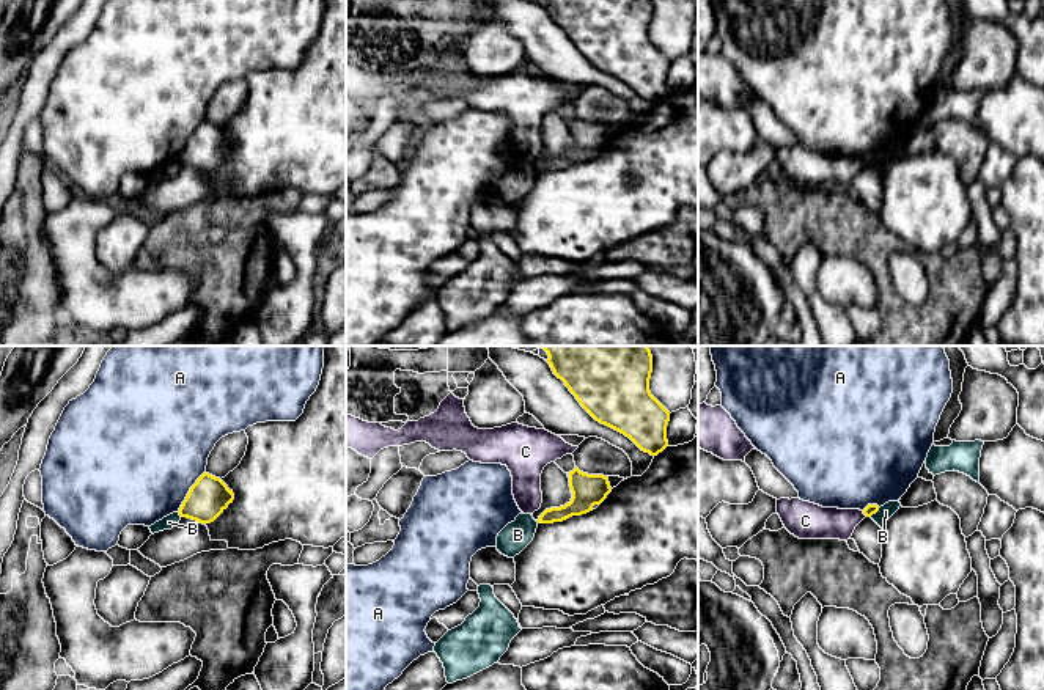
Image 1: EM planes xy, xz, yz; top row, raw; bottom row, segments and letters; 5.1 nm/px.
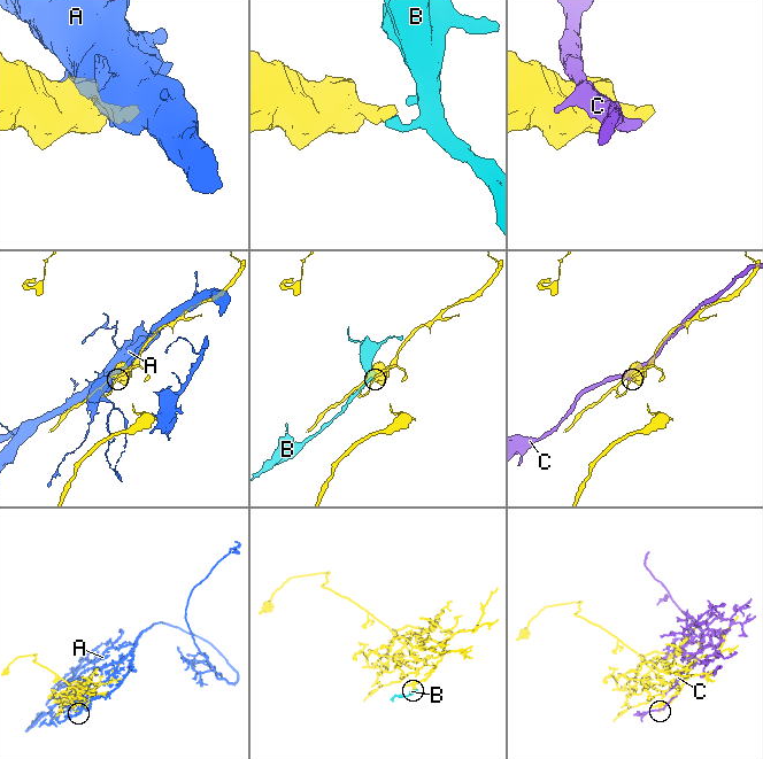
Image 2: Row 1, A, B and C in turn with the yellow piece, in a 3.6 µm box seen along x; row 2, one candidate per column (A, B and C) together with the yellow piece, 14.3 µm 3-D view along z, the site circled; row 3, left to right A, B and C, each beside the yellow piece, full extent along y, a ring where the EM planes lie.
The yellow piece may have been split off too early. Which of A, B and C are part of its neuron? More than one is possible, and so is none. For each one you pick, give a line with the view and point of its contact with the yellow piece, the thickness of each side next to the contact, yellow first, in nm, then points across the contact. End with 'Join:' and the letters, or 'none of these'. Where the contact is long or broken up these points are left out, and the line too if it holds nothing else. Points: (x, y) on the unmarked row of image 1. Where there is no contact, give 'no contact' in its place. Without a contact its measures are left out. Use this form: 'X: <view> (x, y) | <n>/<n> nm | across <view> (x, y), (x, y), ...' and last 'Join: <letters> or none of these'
Join: none of these

